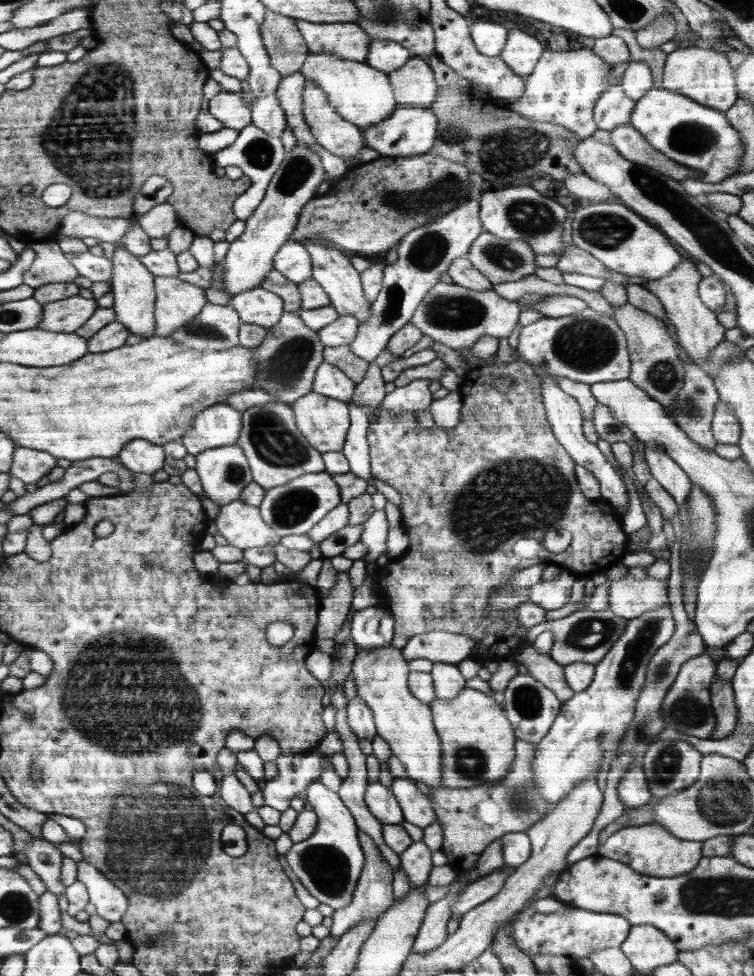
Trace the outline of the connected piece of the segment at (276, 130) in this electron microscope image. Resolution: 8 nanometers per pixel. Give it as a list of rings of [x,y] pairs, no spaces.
[[[275,94],[257,98],[251,102],[251,123],[270,136],[280,137],[287,127],[287,120]]]

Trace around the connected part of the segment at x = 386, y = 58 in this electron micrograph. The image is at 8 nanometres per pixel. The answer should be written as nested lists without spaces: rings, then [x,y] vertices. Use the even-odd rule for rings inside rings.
[[[372,39],[370,52],[365,62],[380,69],[381,72],[390,74],[400,67],[404,67],[412,58],[412,53],[400,43],[393,40]]]

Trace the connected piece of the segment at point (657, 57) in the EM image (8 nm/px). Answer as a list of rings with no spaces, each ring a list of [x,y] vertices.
[[[614,28],[612,34],[624,39],[628,45],[630,60],[645,62],[652,72],[653,86],[660,88],[663,80],[663,70],[667,52],[664,52],[661,47],[646,48],[637,43],[636,31],[625,28]]]

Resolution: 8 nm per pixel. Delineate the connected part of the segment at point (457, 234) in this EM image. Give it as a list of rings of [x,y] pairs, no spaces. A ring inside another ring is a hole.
[[[474,199],[467,200],[433,223],[409,232],[396,246],[396,252],[399,253],[396,262],[384,268],[383,284],[373,302],[373,315],[368,322],[359,324],[358,336],[350,342],[350,351],[366,362],[376,360],[393,336],[410,323],[426,296],[448,274],[454,260],[466,256],[471,244],[483,230],[480,204]]]

